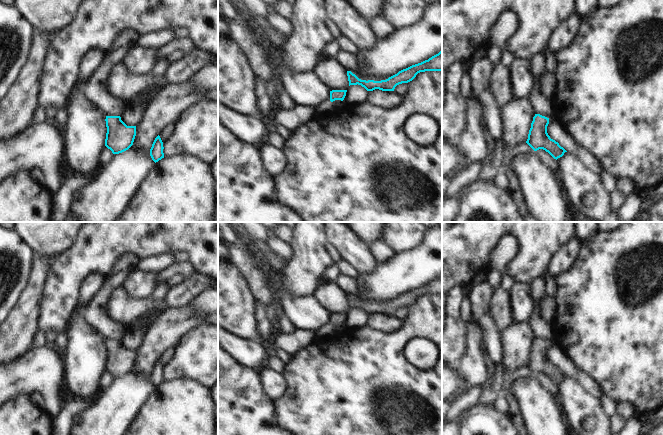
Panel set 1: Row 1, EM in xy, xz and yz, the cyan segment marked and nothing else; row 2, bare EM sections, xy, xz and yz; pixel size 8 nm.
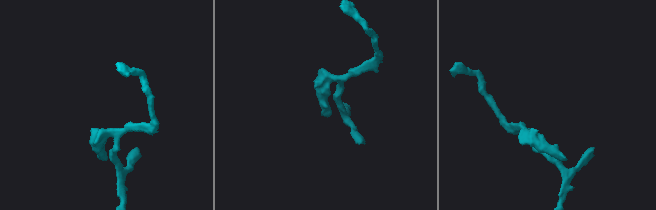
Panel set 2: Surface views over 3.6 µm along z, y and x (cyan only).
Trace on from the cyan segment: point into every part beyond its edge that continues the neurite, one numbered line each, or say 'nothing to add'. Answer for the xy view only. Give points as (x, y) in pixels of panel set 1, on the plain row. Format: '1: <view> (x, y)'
nothing to add

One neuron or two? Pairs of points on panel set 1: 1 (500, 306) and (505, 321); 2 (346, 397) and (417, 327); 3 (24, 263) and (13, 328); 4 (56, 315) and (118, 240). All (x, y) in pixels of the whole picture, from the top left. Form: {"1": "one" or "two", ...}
{"1": "one", "2": "one", "3": "two", "4": "one"}

